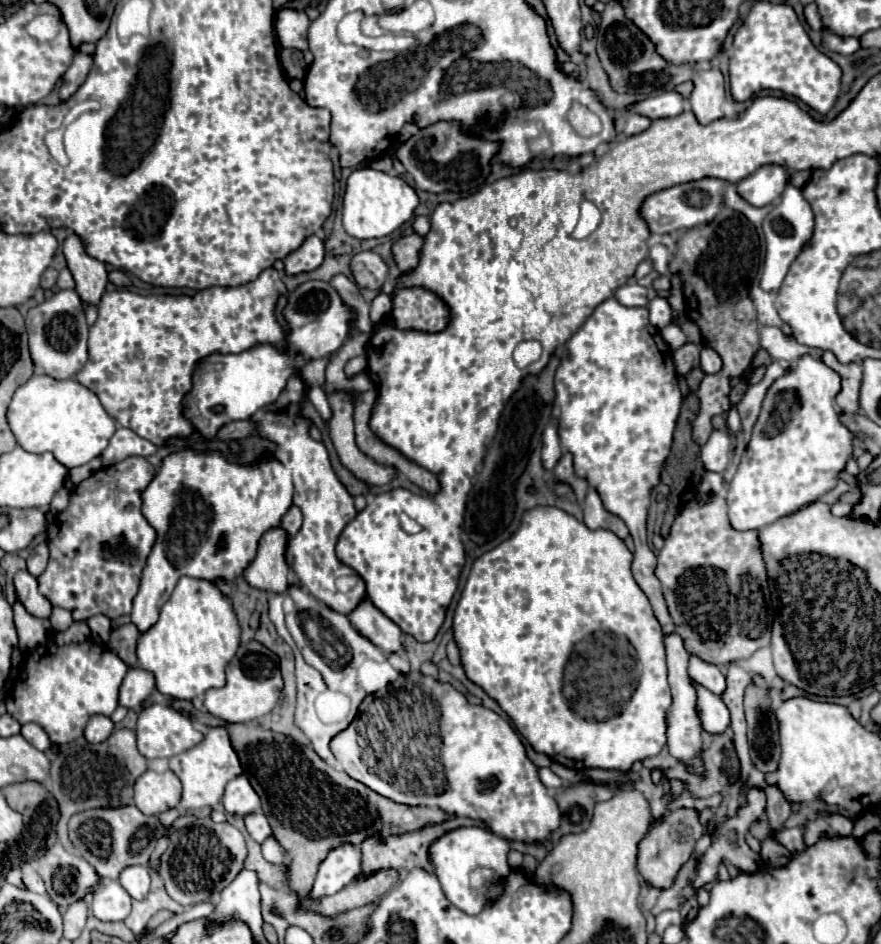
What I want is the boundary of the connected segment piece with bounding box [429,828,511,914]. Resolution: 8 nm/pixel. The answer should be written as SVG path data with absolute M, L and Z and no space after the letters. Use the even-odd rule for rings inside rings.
M457 828L447 832L443 838L439 838L431 848L431 862L435 866L435 874L441 882L441 888L447 896L447 900L457 906L459 910L471 914L471 894L469 894L469 874L481 864L485 868L497 870L497 876L509 876L511 868L507 864L507 852L509 842L493 832L487 832L483 828Z

